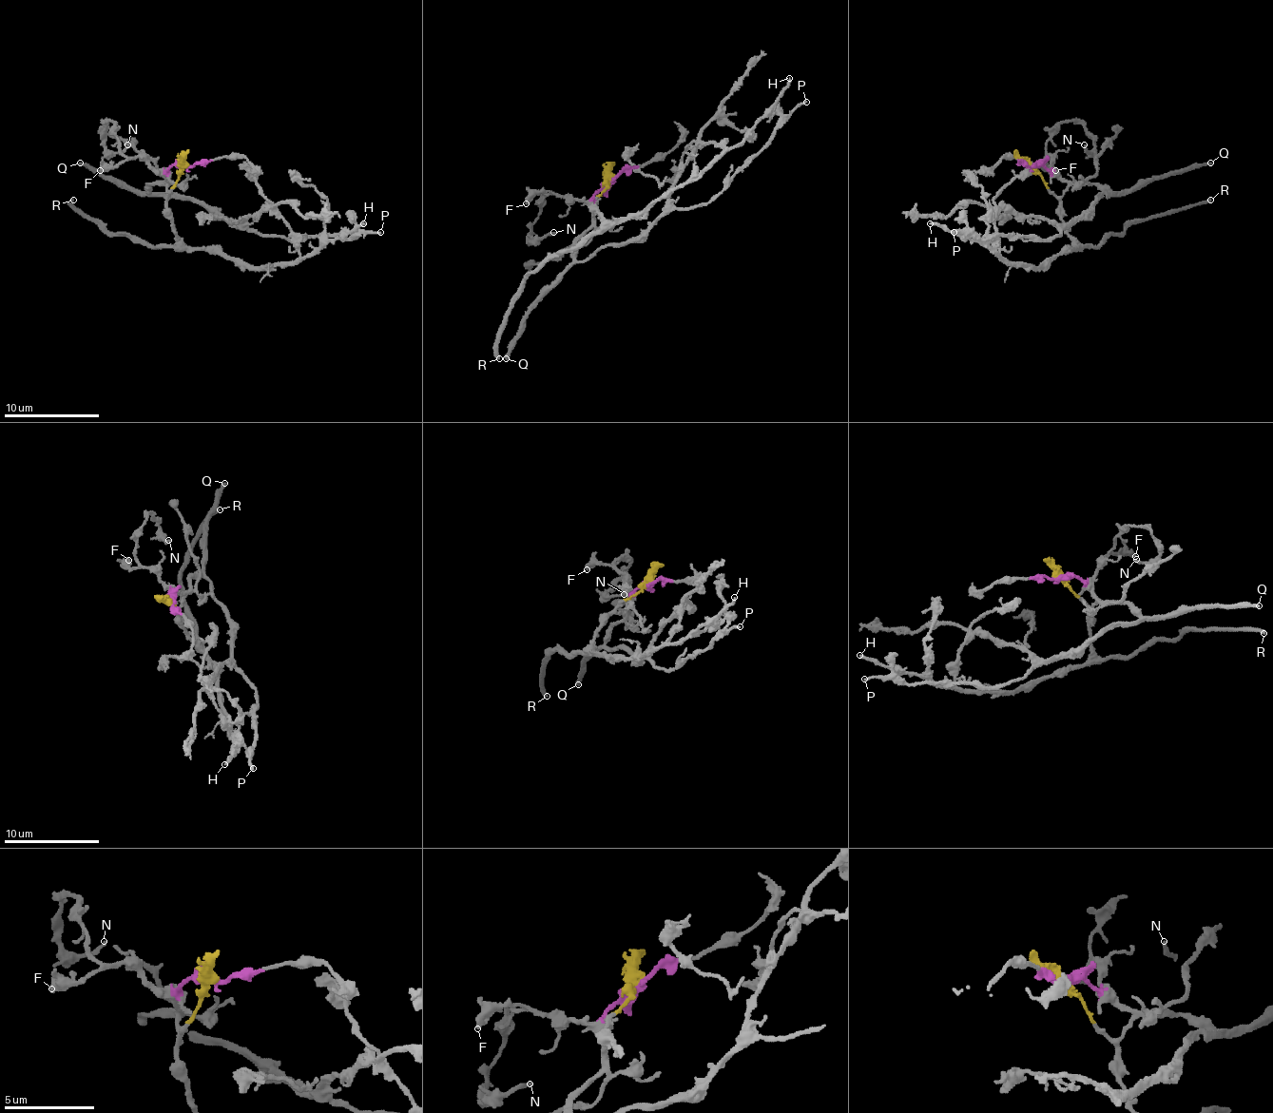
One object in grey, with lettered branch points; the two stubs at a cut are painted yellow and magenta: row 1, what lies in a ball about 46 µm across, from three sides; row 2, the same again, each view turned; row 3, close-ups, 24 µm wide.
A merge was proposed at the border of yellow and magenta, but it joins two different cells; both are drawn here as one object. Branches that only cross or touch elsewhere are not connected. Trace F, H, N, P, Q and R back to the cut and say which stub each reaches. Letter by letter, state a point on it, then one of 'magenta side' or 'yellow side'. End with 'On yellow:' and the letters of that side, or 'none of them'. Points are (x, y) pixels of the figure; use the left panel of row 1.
F: (100, 170) | magenta side
H: (363, 223) | yellow side
N: (127, 144) | magenta side
P: (380, 232) | magenta side
Q: (80, 163) | magenta side
R: (73, 200) | yellow side
On yellow: H, R

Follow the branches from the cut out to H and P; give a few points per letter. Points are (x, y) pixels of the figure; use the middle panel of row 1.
H: (609, 178), (609, 185), (592, 207), (611, 221), (643, 217), (673, 190), (695, 181), (742, 140), (790, 78)
P: (611, 178), (594, 195), (592, 226), (575, 242), (578, 261), (630, 242), (673, 209), (702, 207), (807, 102)

